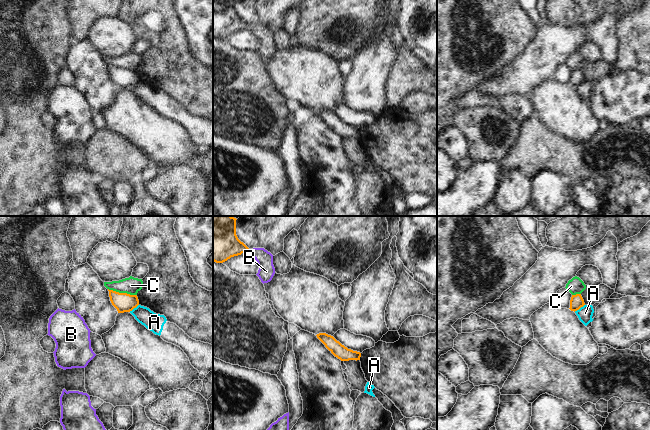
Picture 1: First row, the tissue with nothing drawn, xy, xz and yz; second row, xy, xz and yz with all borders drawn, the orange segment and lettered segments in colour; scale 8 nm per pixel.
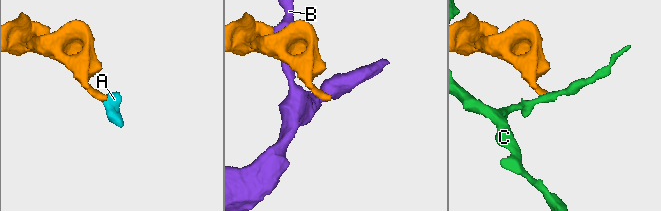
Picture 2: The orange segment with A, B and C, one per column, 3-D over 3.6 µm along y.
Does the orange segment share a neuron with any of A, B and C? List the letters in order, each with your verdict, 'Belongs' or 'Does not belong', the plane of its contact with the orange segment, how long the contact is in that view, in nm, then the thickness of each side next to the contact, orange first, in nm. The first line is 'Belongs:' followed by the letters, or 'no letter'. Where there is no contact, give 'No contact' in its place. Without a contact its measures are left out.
Belongs: no letter
A: Does not belong. Touches orange in yz. Shared border 110 nm. Thickness 110 nm (orange) against 120 nm
B: Does not belong. Touches orange in xz. Shared border 40 nm. Thickness 300 nm (orange) against 130 nm
C: Does not belong. Touches orange in xy. Shared border 240 nm. Thickness 160 nm (orange) against 140 nm.

